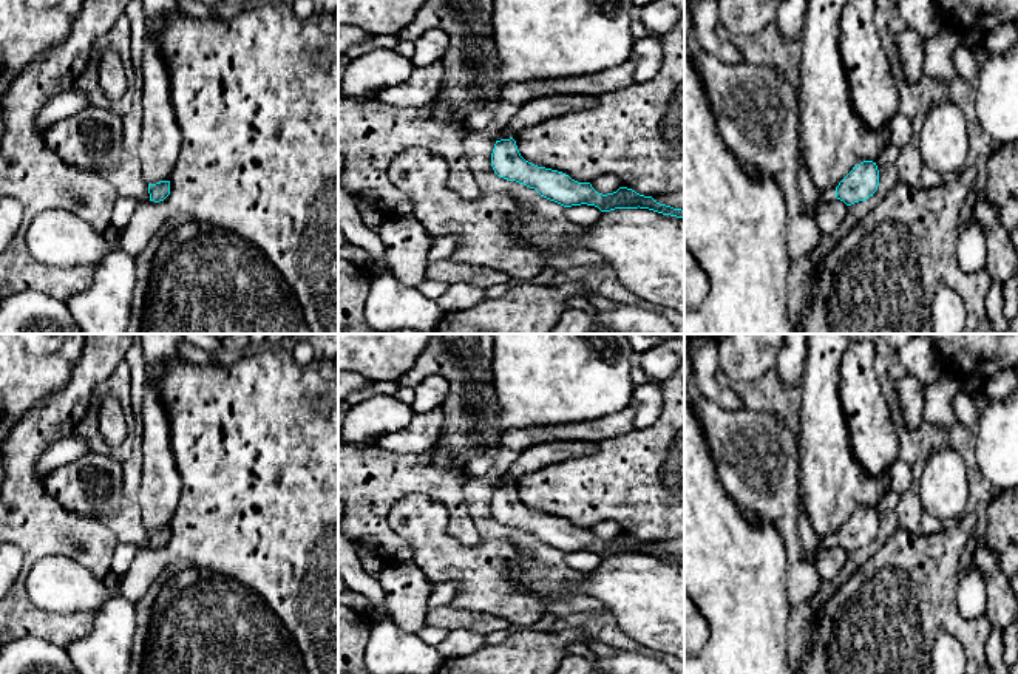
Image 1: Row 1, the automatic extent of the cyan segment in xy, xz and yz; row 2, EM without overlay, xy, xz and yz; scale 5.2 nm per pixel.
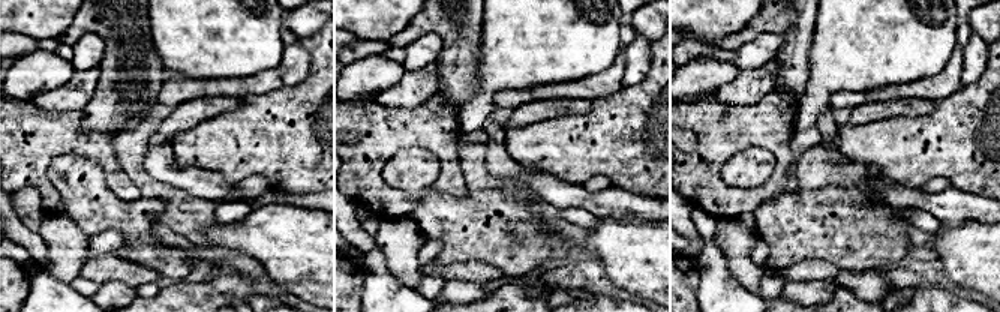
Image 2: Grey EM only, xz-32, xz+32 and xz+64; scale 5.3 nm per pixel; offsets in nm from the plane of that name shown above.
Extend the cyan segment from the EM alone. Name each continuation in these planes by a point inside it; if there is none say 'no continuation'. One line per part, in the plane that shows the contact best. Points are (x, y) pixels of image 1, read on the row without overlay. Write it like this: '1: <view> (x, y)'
1: yz (825, 543)

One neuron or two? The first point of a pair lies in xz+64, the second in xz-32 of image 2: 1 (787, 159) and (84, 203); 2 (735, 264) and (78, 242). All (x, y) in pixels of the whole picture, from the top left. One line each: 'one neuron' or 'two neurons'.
1: two neurons
2: one neuron

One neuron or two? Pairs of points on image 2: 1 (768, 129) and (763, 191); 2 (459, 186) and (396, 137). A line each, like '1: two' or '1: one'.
1: one
2: one

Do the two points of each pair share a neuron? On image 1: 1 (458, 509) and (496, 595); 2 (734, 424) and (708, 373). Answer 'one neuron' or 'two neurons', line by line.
1: two neurons
2: two neurons

